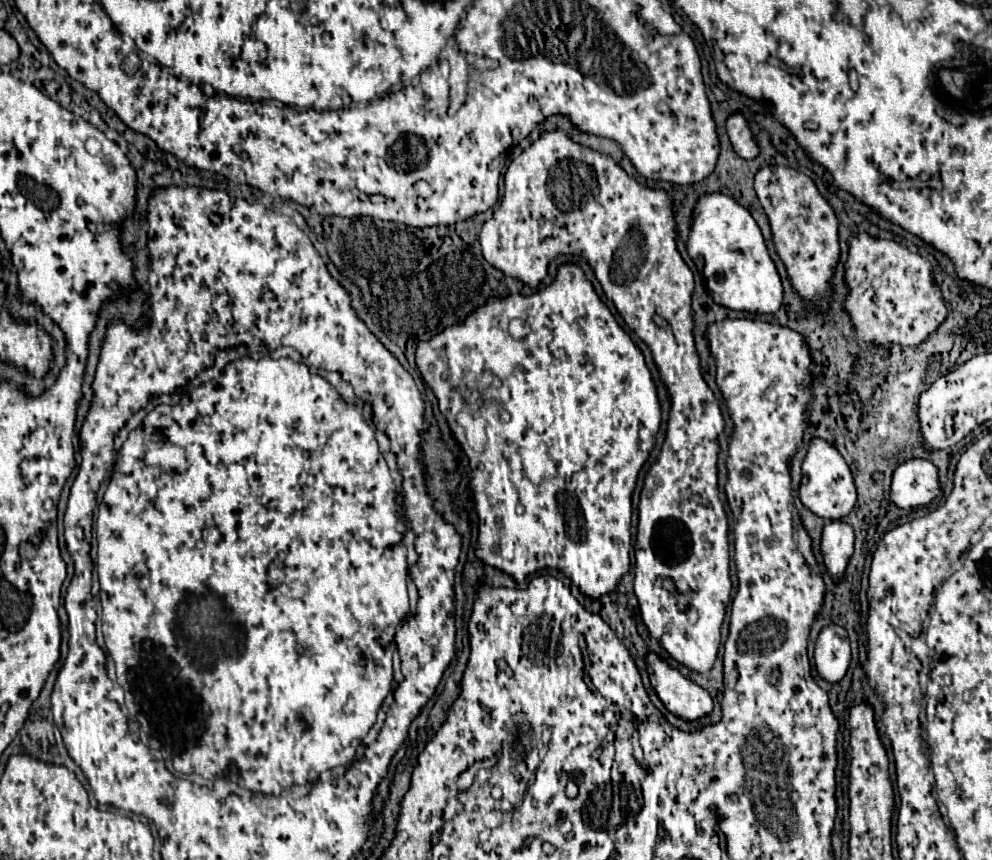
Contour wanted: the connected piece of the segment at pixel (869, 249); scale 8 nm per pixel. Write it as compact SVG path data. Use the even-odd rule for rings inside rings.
M869 234L853 236L849 240L845 282L851 288L845 308L865 342L917 346L935 332L947 316L941 290L931 278L929 262L893 240L875 240Z

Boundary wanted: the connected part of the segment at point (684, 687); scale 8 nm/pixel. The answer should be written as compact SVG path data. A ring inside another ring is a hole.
M647 652L645 662L651 686L669 712L683 720L697 720L713 710L709 692L691 682L677 668L671 668L663 658Z

